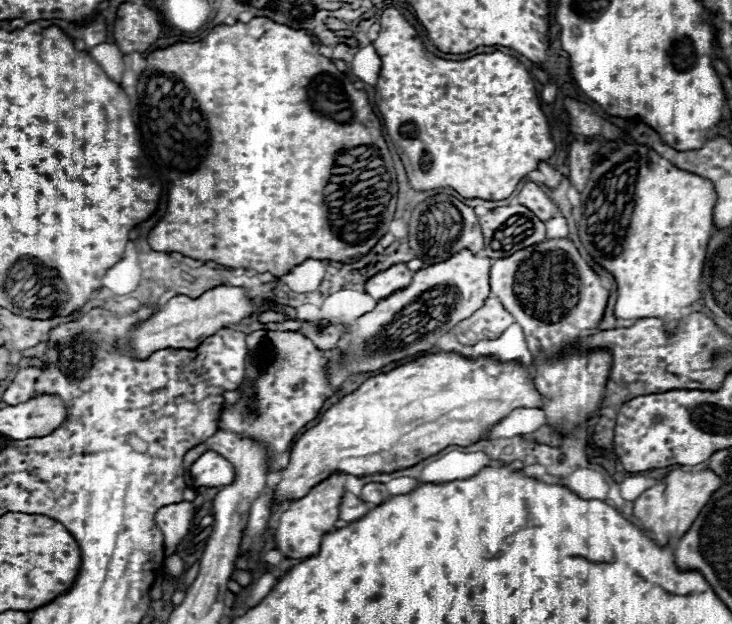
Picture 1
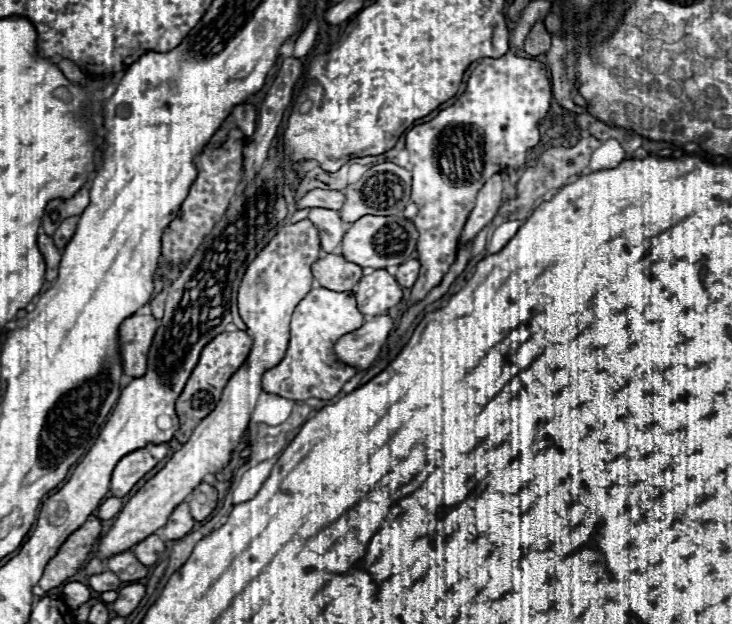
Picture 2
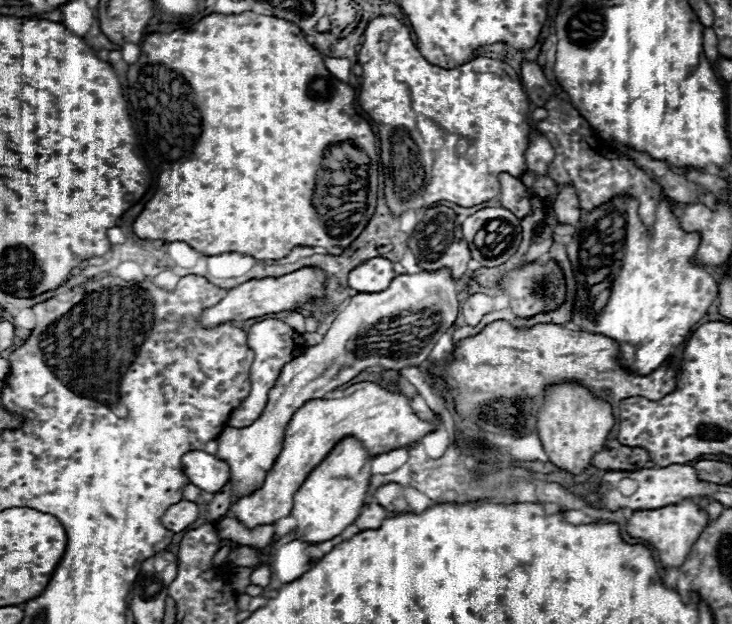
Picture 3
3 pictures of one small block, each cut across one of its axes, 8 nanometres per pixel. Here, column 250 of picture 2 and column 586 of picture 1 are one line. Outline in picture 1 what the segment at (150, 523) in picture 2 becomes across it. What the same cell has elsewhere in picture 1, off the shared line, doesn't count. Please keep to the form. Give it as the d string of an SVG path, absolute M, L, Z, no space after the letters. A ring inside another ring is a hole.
M554 238L554 240L544 240L540 244L534 244L532 248L522 248L504 260L496 260L490 270L490 288L492 294L502 300L504 308L514 316L514 320L524 330L536 366L534 384L536 390L544 396L542 410L548 416L548 424L564 430L582 424L586 416L592 416L596 412L612 368L612 352L608 348L596 348L586 352L580 352L576 348L576 342L582 336L594 334L604 318L610 290L602 286L602 278L578 254L578 248L574 246L572 240Z

